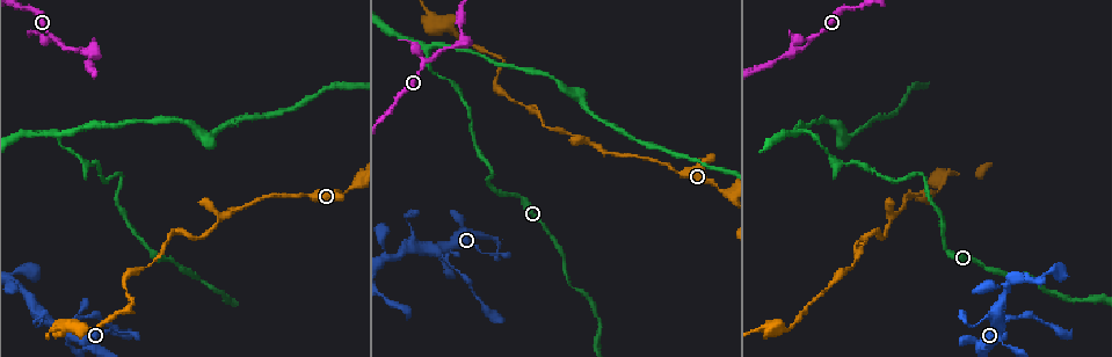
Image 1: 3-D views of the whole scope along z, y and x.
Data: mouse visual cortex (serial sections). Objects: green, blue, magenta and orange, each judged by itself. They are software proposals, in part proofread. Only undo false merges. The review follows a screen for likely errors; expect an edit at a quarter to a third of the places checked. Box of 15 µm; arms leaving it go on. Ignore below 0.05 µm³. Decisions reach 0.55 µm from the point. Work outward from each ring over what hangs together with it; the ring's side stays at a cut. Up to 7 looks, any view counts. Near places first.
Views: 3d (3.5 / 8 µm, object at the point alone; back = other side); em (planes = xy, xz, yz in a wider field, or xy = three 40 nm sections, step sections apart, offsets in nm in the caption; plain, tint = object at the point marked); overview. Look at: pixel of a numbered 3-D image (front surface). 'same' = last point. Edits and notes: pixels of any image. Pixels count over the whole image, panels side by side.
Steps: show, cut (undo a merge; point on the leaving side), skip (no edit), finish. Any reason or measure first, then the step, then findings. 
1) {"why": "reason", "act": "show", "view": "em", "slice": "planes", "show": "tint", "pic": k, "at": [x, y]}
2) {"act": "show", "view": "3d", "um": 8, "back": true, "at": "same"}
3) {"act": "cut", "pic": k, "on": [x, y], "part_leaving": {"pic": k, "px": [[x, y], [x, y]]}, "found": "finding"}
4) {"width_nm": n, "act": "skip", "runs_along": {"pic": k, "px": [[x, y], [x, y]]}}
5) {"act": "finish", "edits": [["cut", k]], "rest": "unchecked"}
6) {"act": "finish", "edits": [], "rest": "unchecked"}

{"why": "abrupt turn", "act": "show", "view": "3d", "um": 3.5, "pic": 1, "at": [919, 172]}

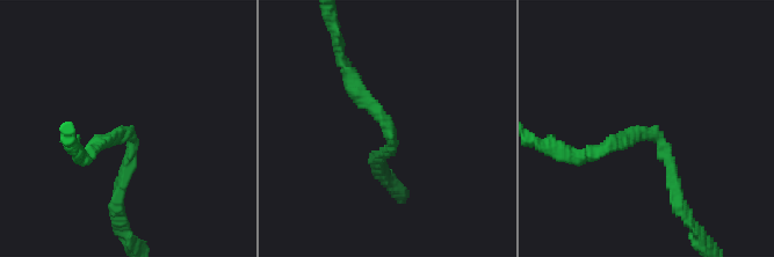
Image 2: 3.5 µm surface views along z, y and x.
{"act": "skip", "runs_along": {"pic": 2, "px": [[677, 202], [656, 133], [593, 152]]}, "found": "one cell here"}

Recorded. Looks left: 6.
{"why": "three-way junction", "act": "show", "view": "3d", "um": 3.5, "back": true, "pic": 1, "at": [598, 145]}

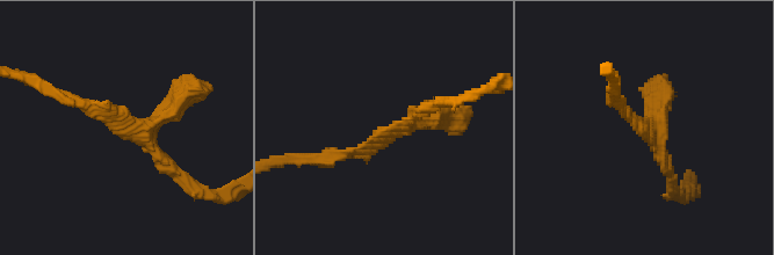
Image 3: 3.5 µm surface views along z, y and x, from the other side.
{"why": "shape alone is not enough", "act": "show", "view": "em", "slice": "planes", "show": "tint", "pic": 3, "at": [639, 127]}

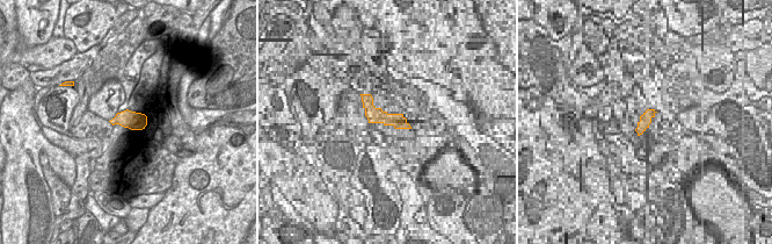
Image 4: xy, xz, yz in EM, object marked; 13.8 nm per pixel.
{"width_nm": 260, "act": "skip", "runs_along": {"pic": 3, "px": [[60, 95], [110, 113], [182, 177]]}, "found": "continuous, no second cell"}

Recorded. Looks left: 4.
{"why": "abrupt turn", "act": "show", "view": "3d", "um": 3.5, "pic": 1, "at": [171, 231]}

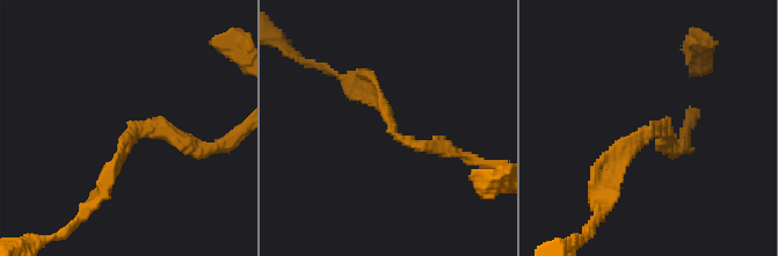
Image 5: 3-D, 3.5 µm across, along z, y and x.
{"act": "show", "view": "em", "slice": "xy", "step": 2, "show": "tint", "pic": 5, "at": [650, 133]}

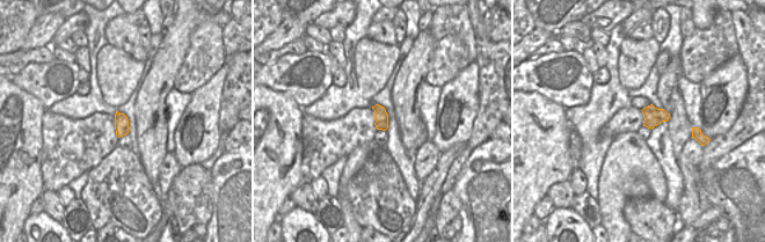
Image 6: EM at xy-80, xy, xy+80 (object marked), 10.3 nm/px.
{"arm_widths_nm": [150, 200], "act": "skip", "runs_along": {"pic": 5, "px": [[460, 155], [400, 138], [364, 90]]}, "found": "one cell here"}

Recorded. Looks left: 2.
{"act": "finish", "edits": [], "rest": "unchecked"}

